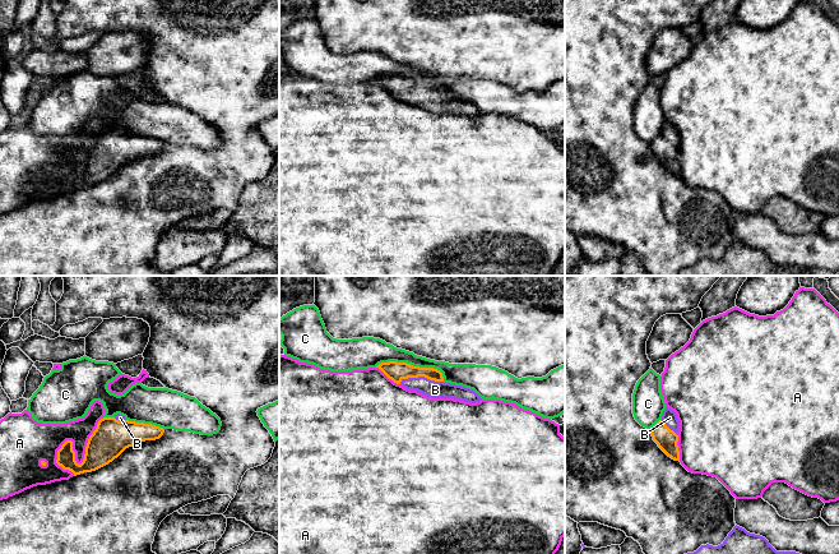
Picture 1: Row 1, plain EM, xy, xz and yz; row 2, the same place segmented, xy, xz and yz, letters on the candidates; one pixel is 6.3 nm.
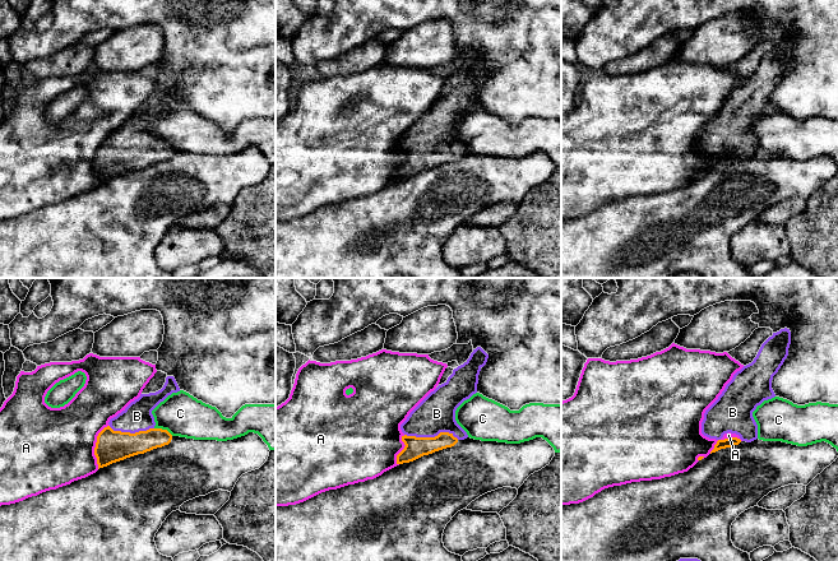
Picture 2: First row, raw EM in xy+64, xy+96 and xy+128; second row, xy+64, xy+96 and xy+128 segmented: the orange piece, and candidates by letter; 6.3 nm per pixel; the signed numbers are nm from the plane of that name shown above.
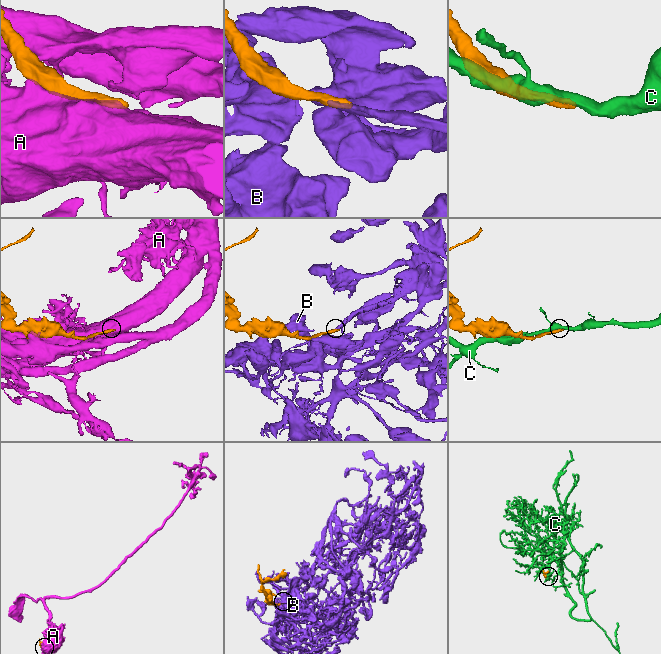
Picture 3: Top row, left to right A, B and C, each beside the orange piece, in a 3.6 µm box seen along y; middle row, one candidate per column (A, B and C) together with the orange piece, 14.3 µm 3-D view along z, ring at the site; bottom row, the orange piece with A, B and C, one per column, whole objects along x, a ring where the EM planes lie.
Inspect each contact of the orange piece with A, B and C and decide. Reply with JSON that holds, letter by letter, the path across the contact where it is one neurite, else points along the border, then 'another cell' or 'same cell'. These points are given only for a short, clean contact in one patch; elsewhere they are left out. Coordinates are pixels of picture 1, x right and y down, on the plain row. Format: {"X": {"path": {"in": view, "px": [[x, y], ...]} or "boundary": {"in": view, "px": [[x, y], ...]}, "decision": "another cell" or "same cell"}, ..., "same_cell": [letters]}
{"A": {"decision": "another cell"}, "B": {"decision": "same cell"}, "C": {"decision": "another cell"}, "same_cell": ["B"]}

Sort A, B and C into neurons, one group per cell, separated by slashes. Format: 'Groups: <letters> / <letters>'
Groups: A / B / C

